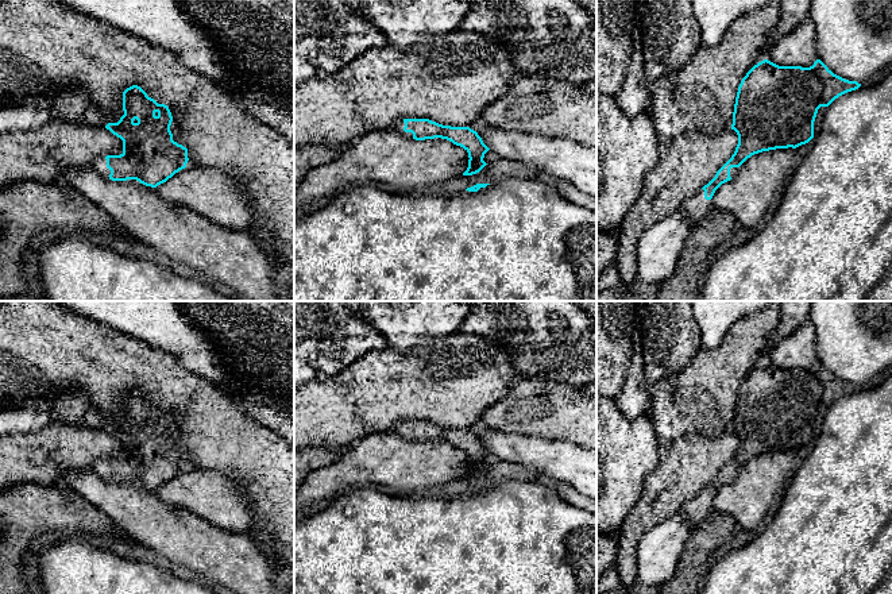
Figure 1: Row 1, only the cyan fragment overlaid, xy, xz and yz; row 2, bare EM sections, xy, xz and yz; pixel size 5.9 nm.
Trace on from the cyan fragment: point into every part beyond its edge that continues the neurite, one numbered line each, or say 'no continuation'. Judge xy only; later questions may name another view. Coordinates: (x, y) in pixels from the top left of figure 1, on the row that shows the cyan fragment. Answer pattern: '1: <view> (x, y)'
1: xy (99, 164)

